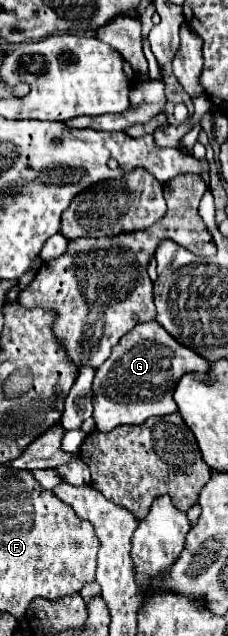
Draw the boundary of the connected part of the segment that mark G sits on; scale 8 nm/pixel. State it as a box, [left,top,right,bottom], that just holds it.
[92,320,208,432]

